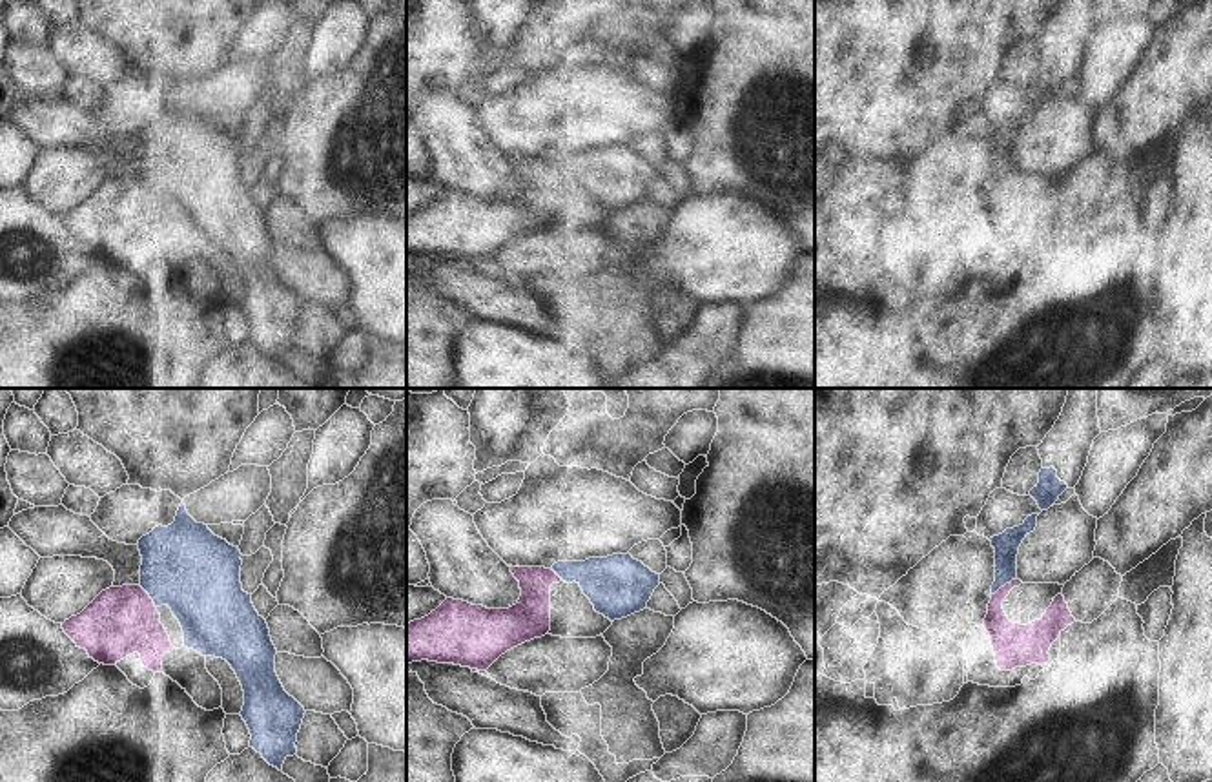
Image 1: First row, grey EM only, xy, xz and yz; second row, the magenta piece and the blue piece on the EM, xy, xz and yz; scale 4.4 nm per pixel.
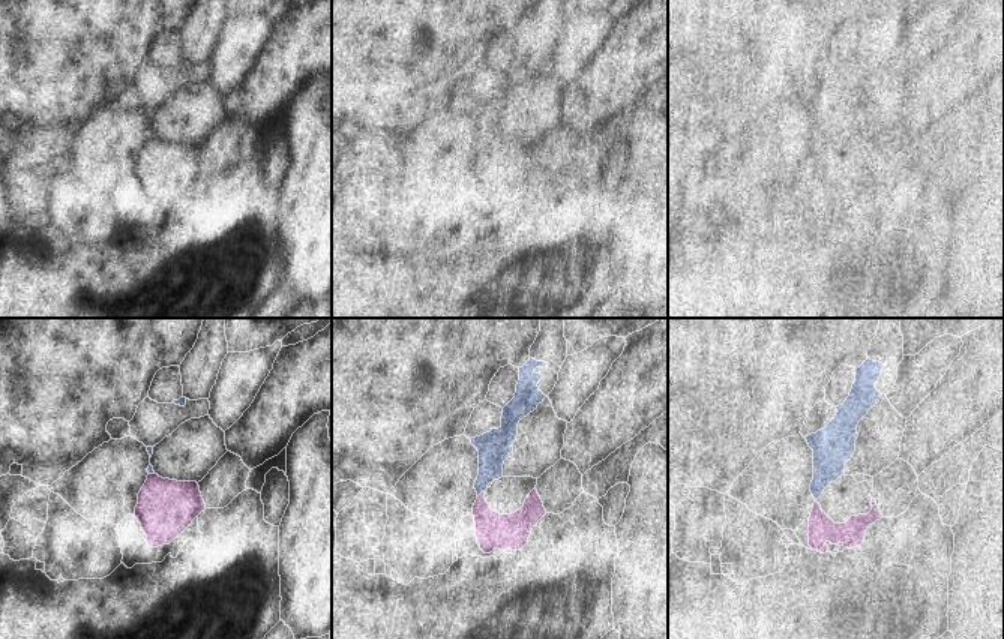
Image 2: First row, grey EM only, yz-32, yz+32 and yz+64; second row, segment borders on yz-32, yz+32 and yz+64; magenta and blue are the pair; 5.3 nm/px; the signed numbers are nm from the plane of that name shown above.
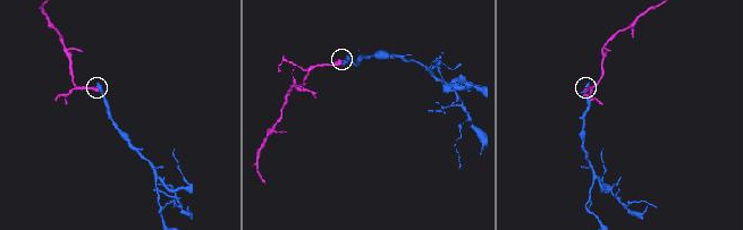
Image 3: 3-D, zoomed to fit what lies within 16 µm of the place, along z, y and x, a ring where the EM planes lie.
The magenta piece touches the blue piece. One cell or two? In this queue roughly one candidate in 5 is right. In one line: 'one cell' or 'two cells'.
two cells

